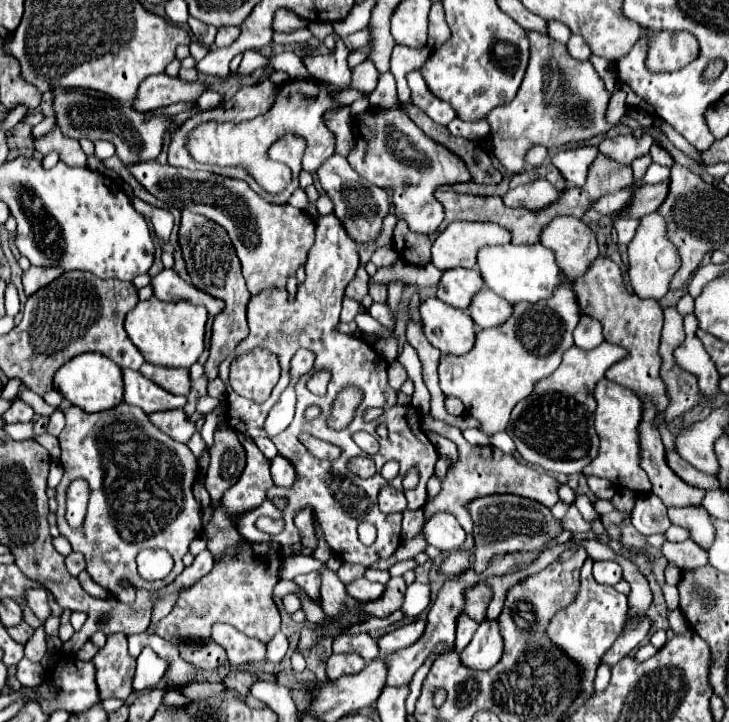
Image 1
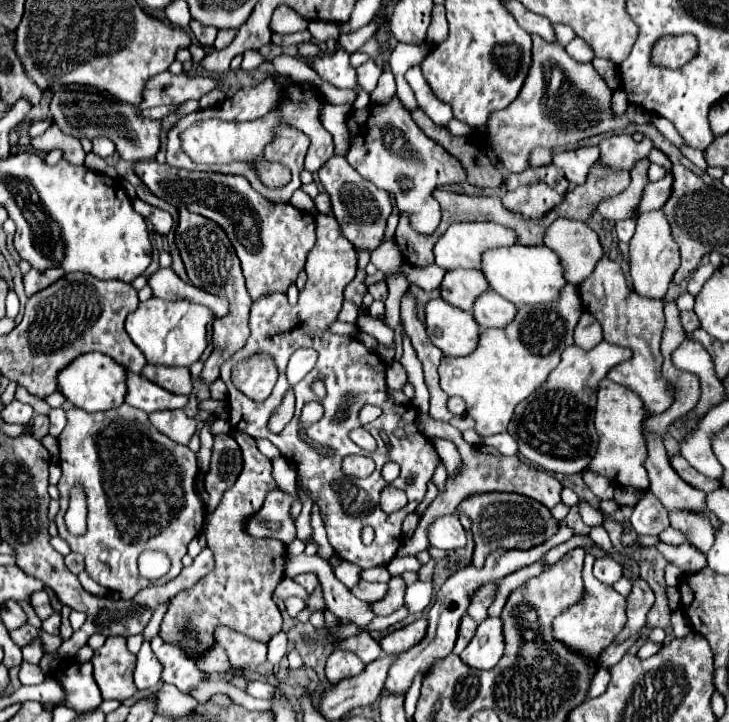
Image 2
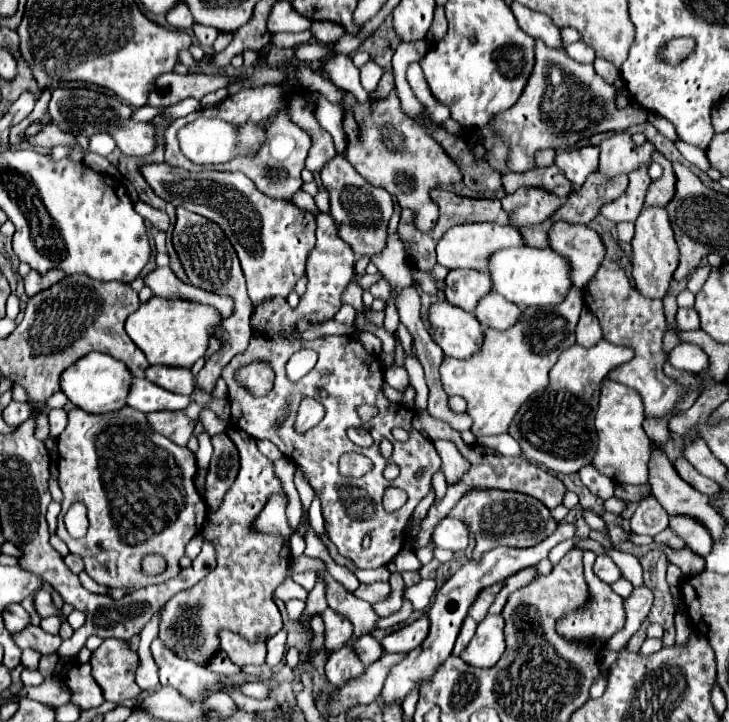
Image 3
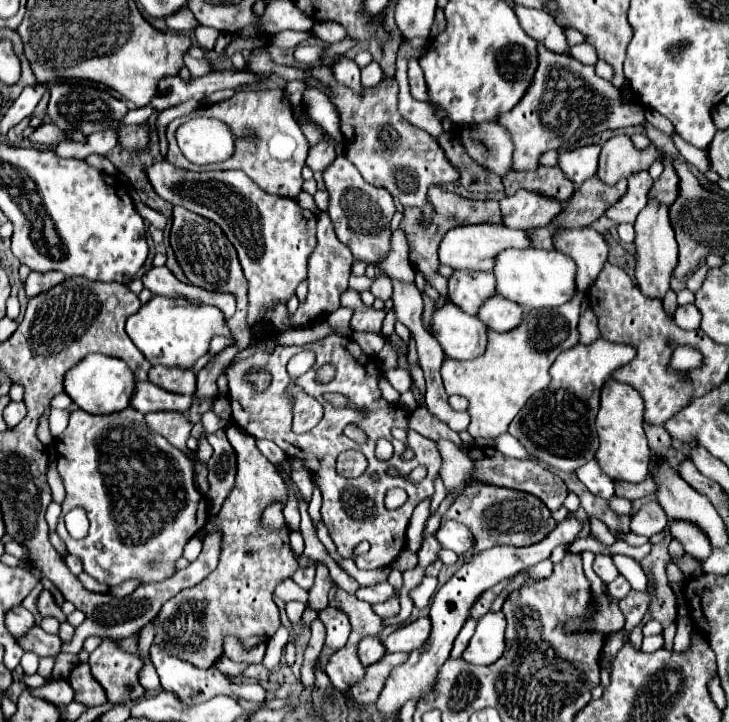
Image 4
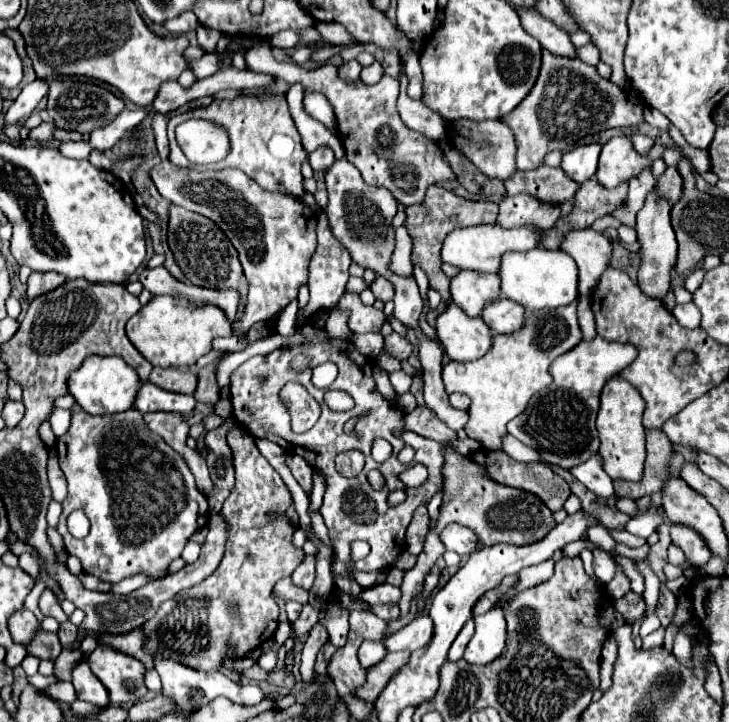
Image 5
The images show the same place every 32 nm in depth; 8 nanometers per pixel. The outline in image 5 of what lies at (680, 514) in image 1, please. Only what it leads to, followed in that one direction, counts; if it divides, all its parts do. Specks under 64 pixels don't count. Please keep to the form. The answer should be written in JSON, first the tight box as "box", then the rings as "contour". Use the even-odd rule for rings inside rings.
{"box":[670,524,712,568],"contour":[[[672,524],[670,534],[672,534],[672,542],[678,544],[678,546],[684,550],[686,558],[688,558],[694,566],[700,566],[700,568],[702,568],[702,566],[710,560],[712,552],[710,552],[708,544],[706,544],[704,538],[702,538],[698,532],[694,532],[690,526]]]}

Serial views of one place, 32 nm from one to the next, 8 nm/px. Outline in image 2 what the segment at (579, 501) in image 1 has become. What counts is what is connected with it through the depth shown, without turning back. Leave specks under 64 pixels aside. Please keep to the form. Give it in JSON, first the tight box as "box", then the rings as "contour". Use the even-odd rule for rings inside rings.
{"box":[578,500,602,526],"contour":[[[580,500],[580,502],[578,502],[578,510],[580,510],[580,516],[582,516],[582,520],[584,520],[586,524],[590,524],[590,526],[602,524],[602,514],[600,514],[594,506],[586,504],[584,500]]]}

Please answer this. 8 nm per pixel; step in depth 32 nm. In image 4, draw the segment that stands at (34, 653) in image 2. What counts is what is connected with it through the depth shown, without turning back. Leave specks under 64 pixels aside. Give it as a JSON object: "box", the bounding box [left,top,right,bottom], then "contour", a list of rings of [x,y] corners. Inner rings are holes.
{"box":[20,651,39,674],"contour":[[[25,651],[20,662],[24,672],[26,674],[34,674],[38,670],[39,657],[30,651]]]}

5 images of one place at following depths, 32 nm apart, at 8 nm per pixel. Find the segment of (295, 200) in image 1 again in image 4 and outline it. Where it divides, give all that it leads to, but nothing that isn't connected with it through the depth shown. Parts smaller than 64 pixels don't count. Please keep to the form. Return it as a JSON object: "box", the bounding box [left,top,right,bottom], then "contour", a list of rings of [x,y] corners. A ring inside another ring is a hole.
{"box":[296,191,320,215],"contour":[[[301,191],[296,197],[296,201],[301,208],[308,209],[315,215],[320,213],[320,210],[315,204],[314,197],[307,192]]]}

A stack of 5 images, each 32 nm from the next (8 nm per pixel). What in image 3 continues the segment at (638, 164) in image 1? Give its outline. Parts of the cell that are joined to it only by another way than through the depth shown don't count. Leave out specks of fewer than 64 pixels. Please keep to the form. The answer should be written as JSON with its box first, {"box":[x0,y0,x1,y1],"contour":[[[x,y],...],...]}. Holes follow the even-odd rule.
{"box":[600,168,650,222],"contour":[[[638,168],[630,174],[630,184],[628,190],[624,192],[624,196],[604,204],[600,208],[600,214],[612,222],[634,222],[636,216],[642,210],[642,202],[644,202],[644,194],[646,188],[650,184],[650,176],[648,176],[648,168]]]}

